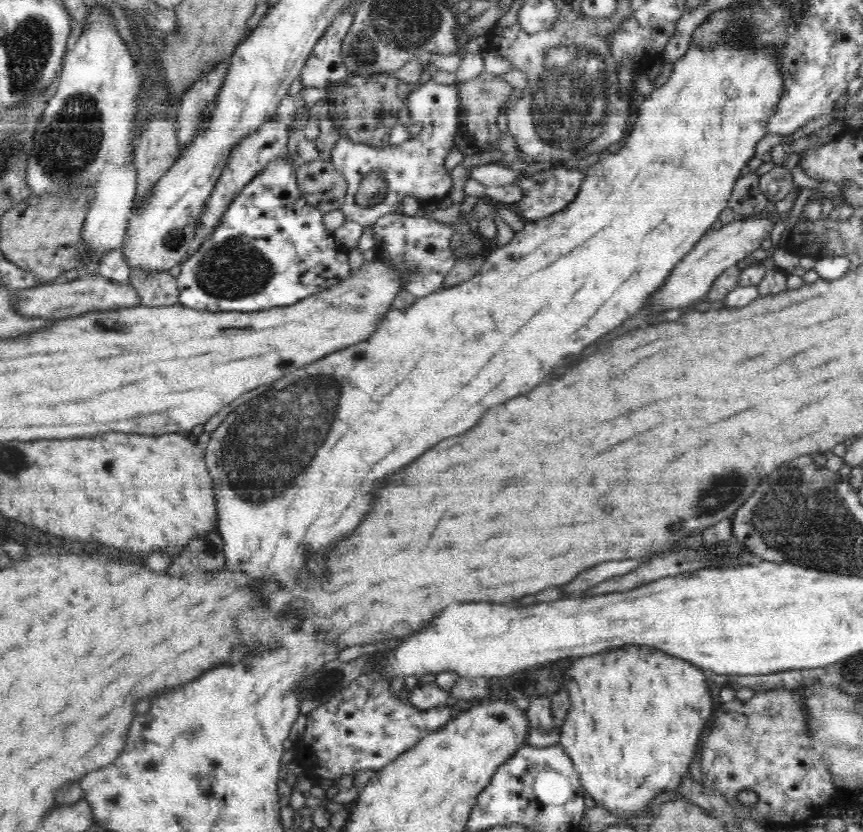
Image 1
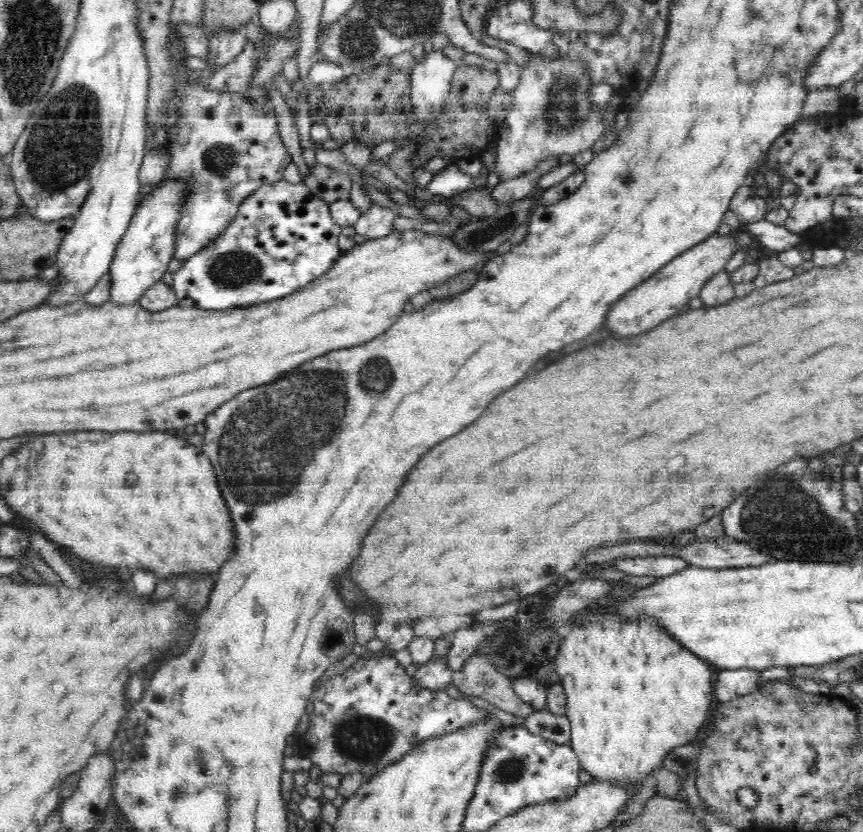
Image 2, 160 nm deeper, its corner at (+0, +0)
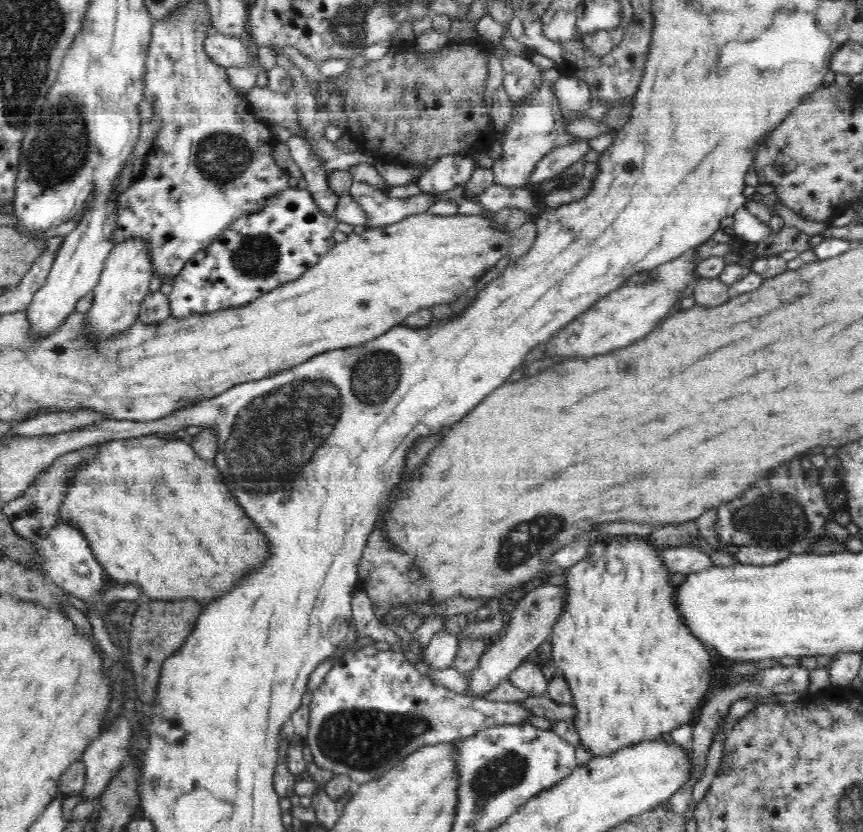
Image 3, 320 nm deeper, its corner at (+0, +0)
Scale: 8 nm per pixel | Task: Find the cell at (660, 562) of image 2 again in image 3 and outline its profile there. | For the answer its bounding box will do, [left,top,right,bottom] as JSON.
[660,544,714,575]

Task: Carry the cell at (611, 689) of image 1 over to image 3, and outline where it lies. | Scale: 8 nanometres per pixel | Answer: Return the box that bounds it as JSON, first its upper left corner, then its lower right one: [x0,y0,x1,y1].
[549,535,712,758]

